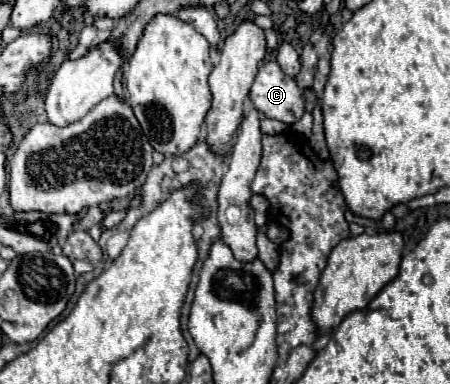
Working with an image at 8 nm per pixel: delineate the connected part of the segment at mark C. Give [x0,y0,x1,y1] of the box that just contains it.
[250,61,304,123]

